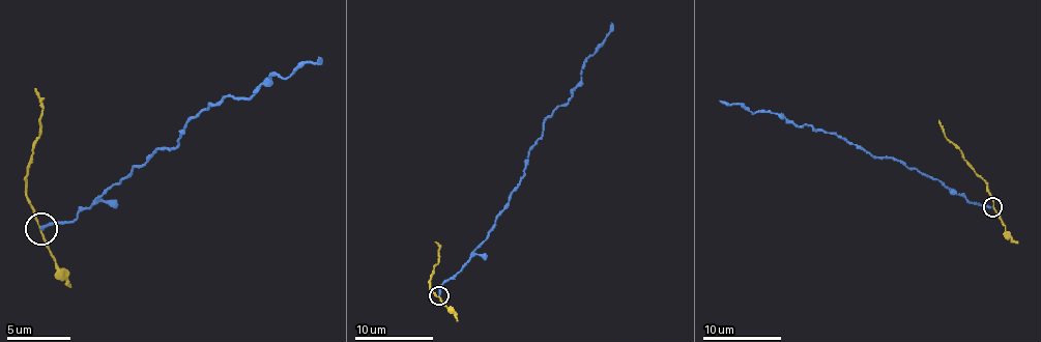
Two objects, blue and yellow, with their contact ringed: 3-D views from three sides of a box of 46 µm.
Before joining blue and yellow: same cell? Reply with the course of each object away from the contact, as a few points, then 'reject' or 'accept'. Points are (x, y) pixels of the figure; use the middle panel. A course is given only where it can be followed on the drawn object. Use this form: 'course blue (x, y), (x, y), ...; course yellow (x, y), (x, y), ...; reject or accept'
course blue (438, 294), (487, 236), (544, 120), (568, 102), (583, 64), (612, 23); course yellow (438, 296), (431, 291), (431, 274), (438, 261), (438, 248), (434, 241); reject

